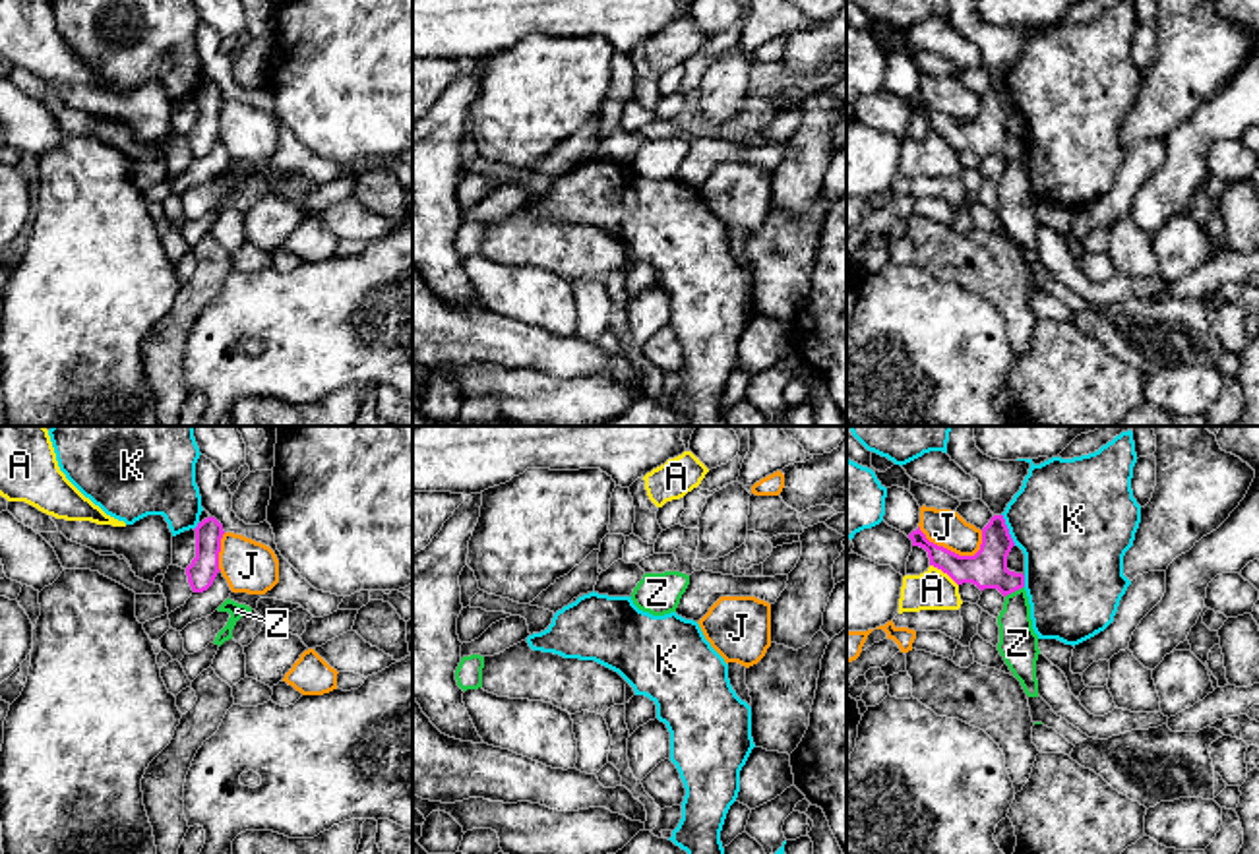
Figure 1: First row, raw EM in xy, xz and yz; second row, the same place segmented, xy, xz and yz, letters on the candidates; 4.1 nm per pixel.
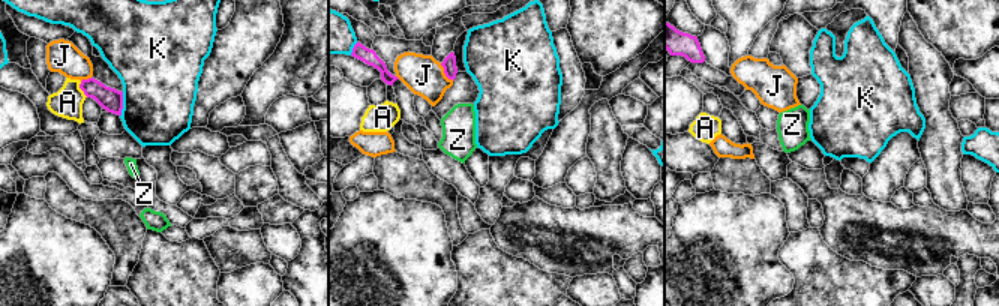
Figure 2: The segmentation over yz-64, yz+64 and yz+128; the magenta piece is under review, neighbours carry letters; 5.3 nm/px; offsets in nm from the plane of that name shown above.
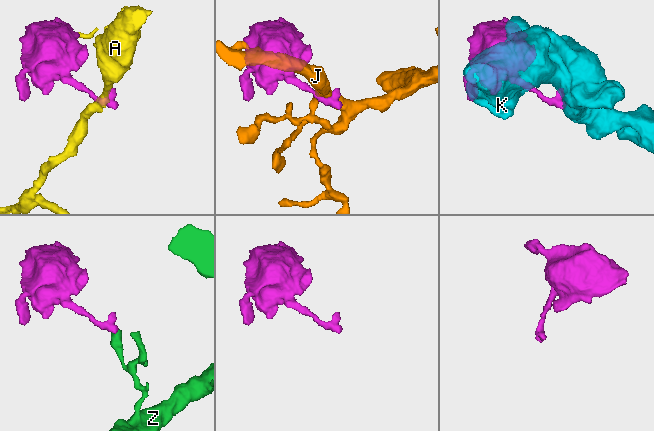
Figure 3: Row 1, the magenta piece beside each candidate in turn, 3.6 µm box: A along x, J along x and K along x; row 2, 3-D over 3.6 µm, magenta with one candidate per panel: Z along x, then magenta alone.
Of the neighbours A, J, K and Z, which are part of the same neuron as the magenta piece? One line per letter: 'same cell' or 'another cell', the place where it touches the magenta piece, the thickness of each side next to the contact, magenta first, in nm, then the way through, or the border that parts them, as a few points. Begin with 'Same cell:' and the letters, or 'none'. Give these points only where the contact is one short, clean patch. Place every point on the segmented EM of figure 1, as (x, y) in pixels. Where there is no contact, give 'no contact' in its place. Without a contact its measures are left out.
Same cell: none
A: another cell; contact yz (944, 572); calibres 160 and 160 nm; border yz (930, 564), (940, 568), (957, 585)
J: another cell; contact yz (950, 550); calibres 160 and 160 nm; border yz (919, 525), (930, 541), (959, 554), (973, 554), (982, 543)
K: another cell; contact yz (1008, 529); calibres 160 and 460 nm
Z: another cell; contact yz (1013, 591); calibres 160 and 160 nm; border yz (1023, 585), (1006, 597)

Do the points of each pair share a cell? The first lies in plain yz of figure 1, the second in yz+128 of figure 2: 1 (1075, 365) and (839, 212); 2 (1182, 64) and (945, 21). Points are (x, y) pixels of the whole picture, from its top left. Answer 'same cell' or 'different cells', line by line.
1: different cells
2: same cell

